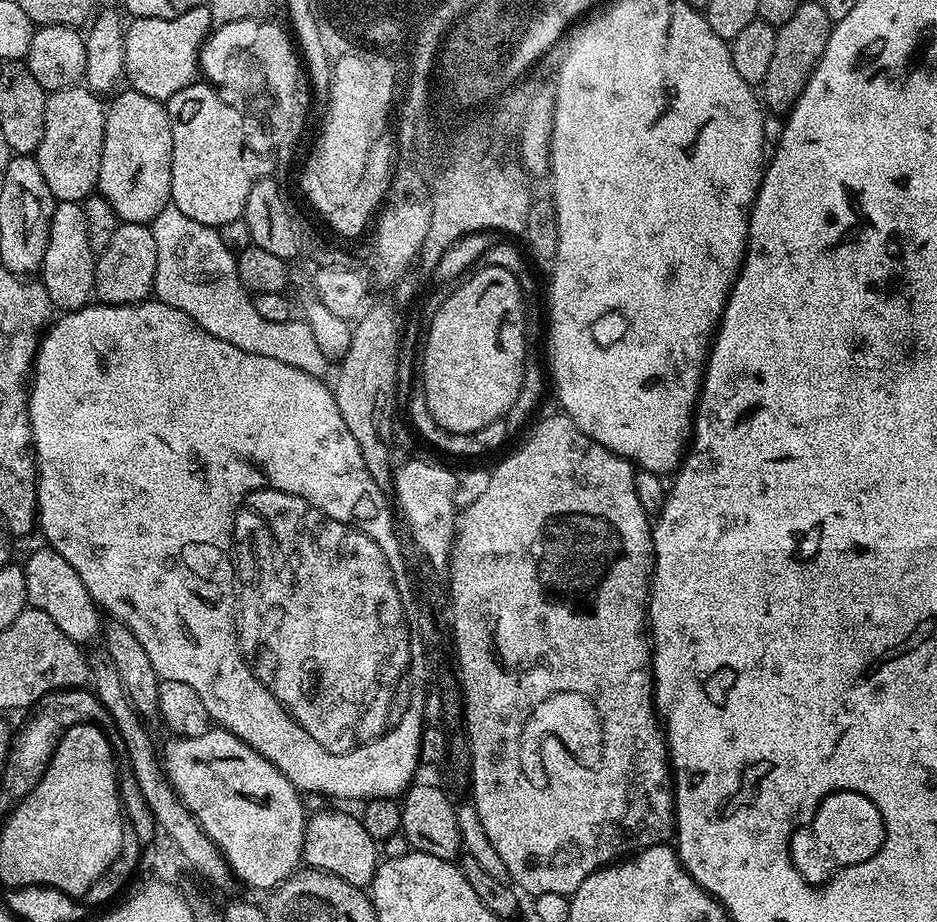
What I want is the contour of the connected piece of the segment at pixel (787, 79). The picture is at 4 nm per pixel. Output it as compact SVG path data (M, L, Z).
M804 2L794 14L794 18L790 18L790 22L776 28L774 58L770 61L770 70L766 70L766 78L762 85L764 91L762 100L769 113L770 111L781 112L781 114L791 112L806 86L809 74L814 71L816 63L826 50L826 42L830 38L833 27L834 21L828 17L819 2L812 2L812 4Z

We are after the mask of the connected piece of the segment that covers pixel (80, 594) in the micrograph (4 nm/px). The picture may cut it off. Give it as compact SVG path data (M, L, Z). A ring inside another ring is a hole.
M41 546L37 552L29 554L28 561L23 561L22 567L26 576L29 605L42 610L42 614L47 614L50 622L54 622L54 626L58 626L58 630L62 630L66 638L70 638L77 646L85 646L95 636L97 639L101 635L101 609L92 600L86 586L82 586L82 578L78 578L74 566L70 566L70 562L62 558L62 554L50 547Z

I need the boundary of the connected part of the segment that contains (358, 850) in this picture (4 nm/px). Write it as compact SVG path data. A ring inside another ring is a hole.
M328 808L325 812L308 816L308 825L304 827L303 863L318 872L328 872L342 878L350 882L350 886L367 889L376 873L378 842L366 834L366 826L362 826L359 815L352 813L351 816L348 812Z

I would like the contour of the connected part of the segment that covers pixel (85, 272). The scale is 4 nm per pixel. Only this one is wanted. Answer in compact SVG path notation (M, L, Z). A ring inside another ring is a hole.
M62 200L52 211L46 254L40 264L39 275L46 286L46 294L50 294L53 309L61 313L77 312L93 299L96 286L96 256L90 246L90 238L86 238L83 203Z

